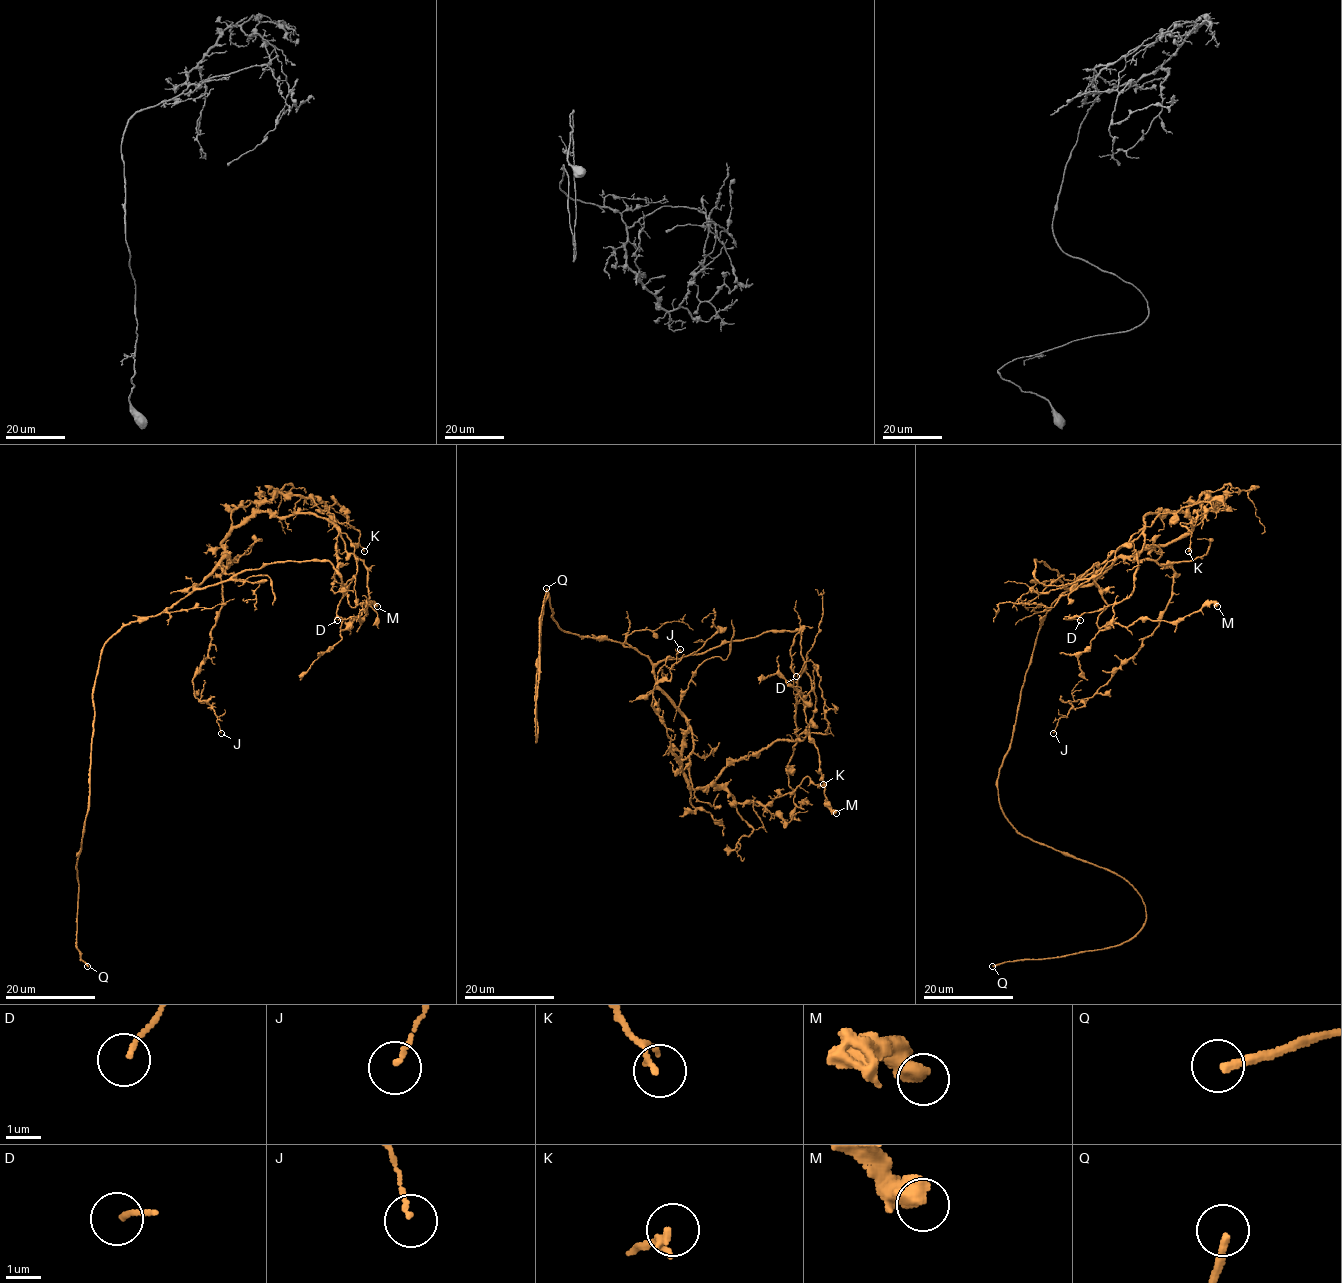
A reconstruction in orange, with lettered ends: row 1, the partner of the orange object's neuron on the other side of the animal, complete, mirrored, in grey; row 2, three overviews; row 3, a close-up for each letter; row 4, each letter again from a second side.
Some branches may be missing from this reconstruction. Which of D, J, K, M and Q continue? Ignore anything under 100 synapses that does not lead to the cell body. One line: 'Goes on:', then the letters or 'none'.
Goes on: Q

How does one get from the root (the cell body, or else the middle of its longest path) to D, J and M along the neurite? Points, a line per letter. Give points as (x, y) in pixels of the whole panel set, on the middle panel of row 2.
D: (579, 634), (649, 659), (684, 715), (692, 788), (777, 741), (826, 732), (818, 667), (808, 660), (796, 676)
J: (579, 634), (620, 641), (649, 659), (656, 686), (691, 730), (682, 770), (652, 706), (680, 649)
M: (579, 634), (620, 641), (658, 663), (798, 631), (811, 690), (795, 698), (805, 703), (836, 813)

